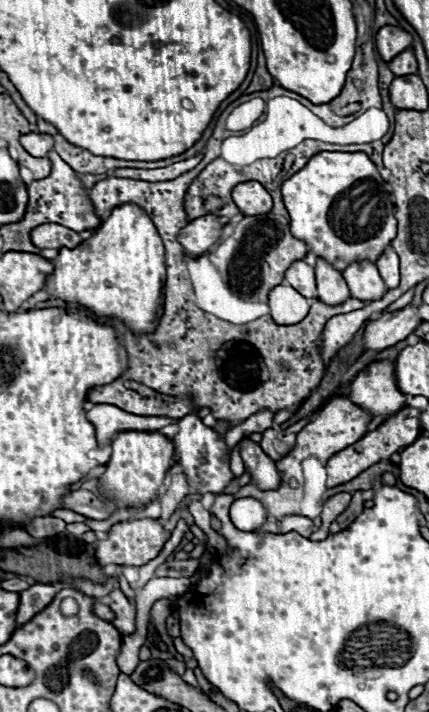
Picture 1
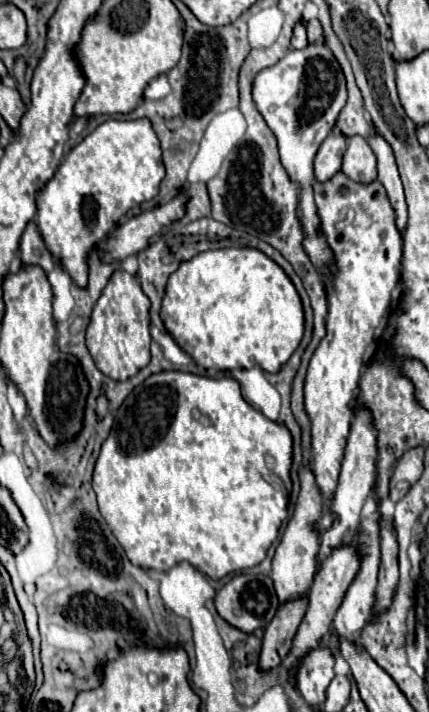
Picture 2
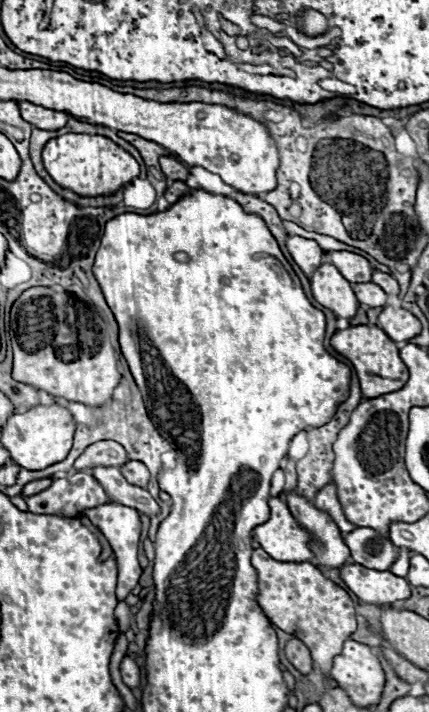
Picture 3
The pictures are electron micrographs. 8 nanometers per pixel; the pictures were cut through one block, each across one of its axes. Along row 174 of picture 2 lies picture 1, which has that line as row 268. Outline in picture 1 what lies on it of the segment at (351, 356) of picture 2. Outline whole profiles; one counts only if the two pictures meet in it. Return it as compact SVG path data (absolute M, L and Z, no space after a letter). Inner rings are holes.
M320 152L312 156L300 172L282 184L282 196L286 210L290 212L292 234L308 246L308 252L326 260L338 272L344 272L346 266L358 260L374 264L396 238L394 204L388 202L388 186L364 152Z

